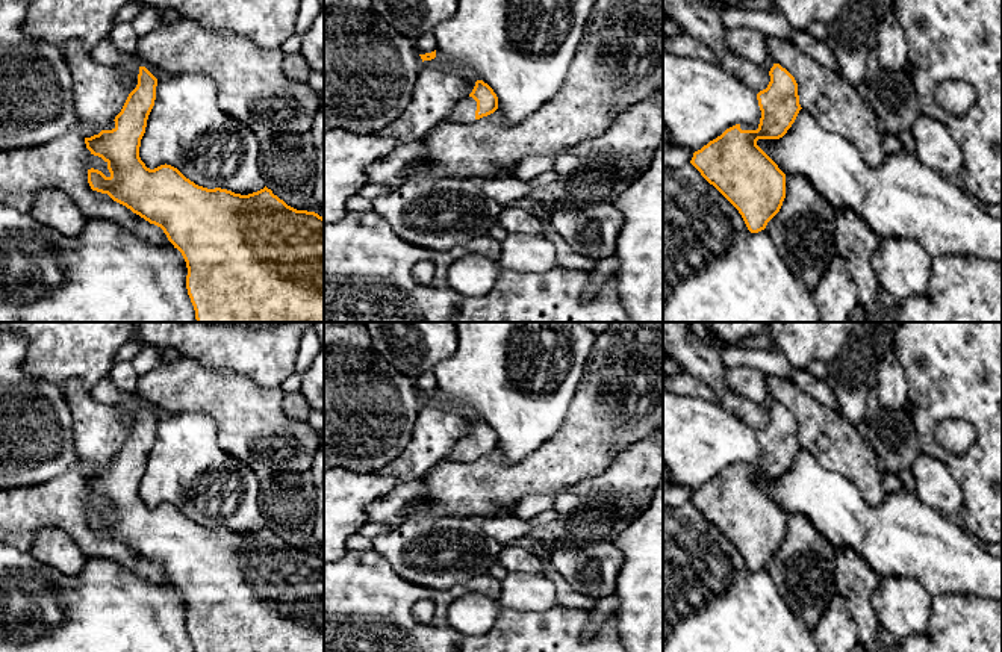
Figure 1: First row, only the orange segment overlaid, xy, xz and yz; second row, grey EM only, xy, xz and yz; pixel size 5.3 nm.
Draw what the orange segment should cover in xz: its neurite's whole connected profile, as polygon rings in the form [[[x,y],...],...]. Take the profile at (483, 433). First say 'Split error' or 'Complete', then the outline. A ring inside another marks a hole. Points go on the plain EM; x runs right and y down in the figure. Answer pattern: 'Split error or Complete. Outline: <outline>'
Split error. Outline: [[[477,419],[472,431],[459,439],[447,460],[474,461],[498,448],[498,436],[493,428],[483,419]]]

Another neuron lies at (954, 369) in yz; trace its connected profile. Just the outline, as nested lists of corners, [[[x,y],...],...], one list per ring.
[[[901,322],[893,343],[899,363],[904,366],[908,378],[908,405],[911,408],[913,421],[916,424],[922,451],[943,461],[957,478],[963,489],[963,510],[961,517],[964,528],[979,542],[987,545],[1002,543],[1002,322]],[[943,419],[964,419],[976,430],[975,443],[964,454],[948,452],[935,439],[937,425]]]

